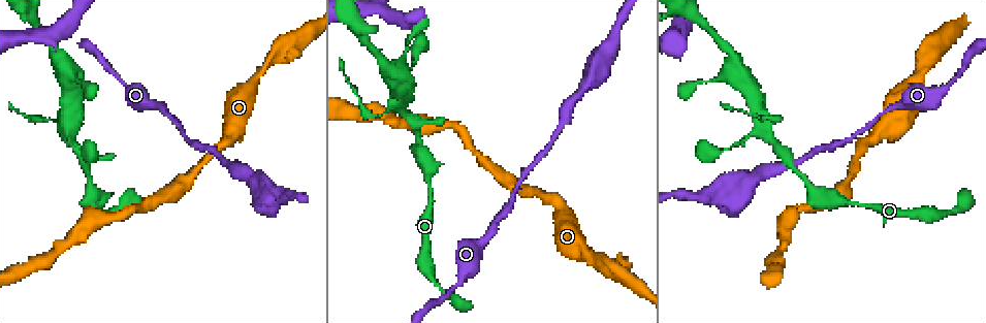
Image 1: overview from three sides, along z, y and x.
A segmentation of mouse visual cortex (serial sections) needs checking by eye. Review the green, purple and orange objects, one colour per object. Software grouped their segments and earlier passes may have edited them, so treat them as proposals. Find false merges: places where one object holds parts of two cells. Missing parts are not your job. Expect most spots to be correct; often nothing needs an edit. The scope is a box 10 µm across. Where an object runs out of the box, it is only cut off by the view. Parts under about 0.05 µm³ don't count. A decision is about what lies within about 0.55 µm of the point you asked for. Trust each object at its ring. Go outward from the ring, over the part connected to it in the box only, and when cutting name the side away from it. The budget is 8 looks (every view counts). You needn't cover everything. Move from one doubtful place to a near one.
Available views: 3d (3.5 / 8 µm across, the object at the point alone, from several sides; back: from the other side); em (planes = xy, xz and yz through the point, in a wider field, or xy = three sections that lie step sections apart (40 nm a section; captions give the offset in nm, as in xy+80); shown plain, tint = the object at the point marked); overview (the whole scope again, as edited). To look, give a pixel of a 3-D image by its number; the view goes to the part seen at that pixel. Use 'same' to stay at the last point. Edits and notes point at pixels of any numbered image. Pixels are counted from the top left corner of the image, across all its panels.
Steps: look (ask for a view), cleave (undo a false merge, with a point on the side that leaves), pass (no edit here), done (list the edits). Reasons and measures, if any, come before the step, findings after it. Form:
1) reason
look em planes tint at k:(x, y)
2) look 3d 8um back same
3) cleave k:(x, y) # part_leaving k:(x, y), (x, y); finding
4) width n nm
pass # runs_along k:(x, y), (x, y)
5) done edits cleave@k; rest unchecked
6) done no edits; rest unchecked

calibre changes
look 3d 3.5um at 1:(88, 182)

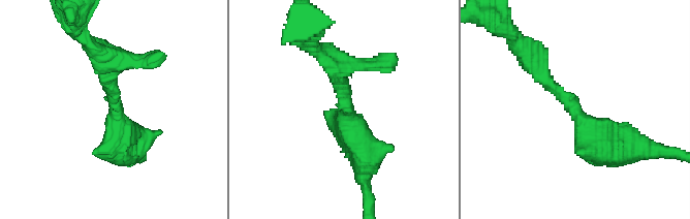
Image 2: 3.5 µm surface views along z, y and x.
arm_widths 250, 450 nm; shape alone is not enough
look em xy step 2 plain at 2:(347, 107)

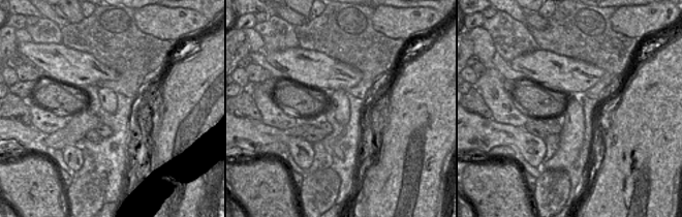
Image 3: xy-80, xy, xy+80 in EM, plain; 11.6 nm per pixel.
look em xy step 2 tint same

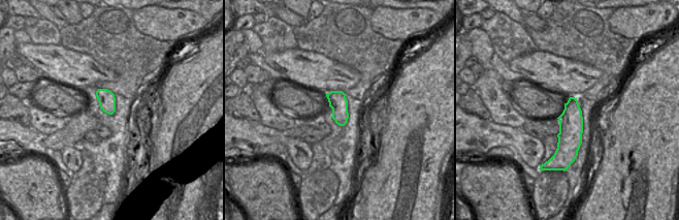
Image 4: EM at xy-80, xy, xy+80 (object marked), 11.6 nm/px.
pass # runs_along 2:(620, 142), (594, 135), (528, 53); one cell here

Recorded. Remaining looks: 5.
abrupt turn
look 3d 3.5um back at 1:(374, 115)

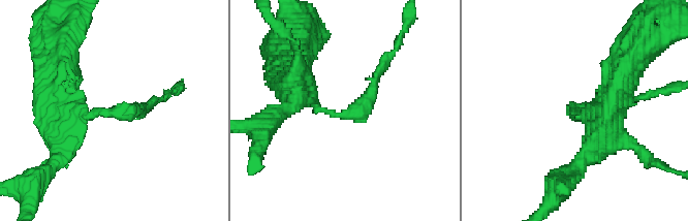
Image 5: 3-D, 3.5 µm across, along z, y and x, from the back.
look em xy step 3 tint at 5:(341, 115)

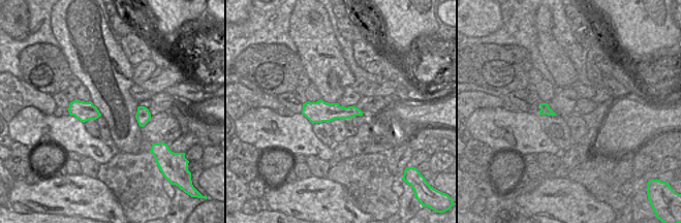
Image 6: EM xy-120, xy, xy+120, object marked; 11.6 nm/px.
cleave 5:(371, 98) # part_leaving 5:(339, 116), (361, 108), (399, 44); a second cell is stuck on

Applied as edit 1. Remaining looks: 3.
look overview

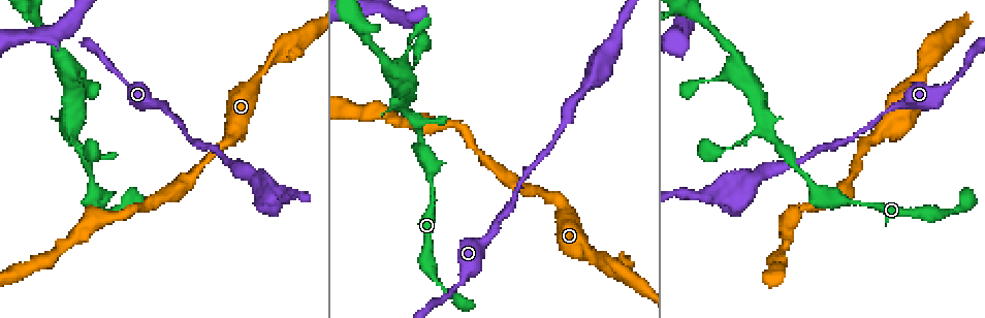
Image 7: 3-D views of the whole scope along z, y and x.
thin arm on a thick one
look 3d 3.5um at 7:(361, 31)

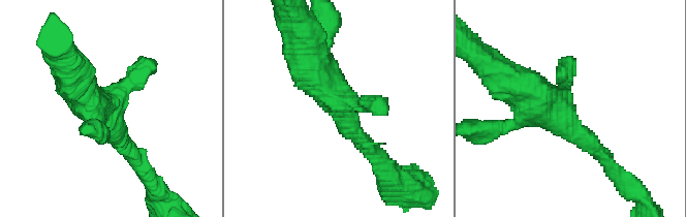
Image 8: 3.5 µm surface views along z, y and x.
arms 3; arm_widths 200, 250, 500 nm
look em planes tint at 8:(337, 105)

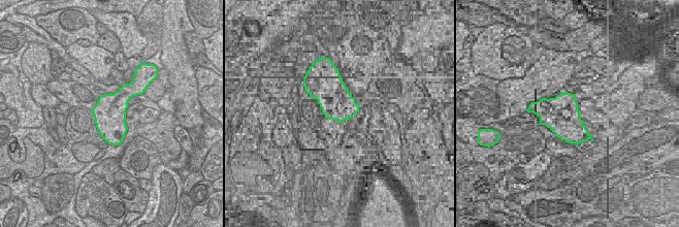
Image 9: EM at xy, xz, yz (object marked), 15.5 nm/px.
pass # continuous, no second cell

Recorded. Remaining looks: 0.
done edits cleave@5; rest unchecked

